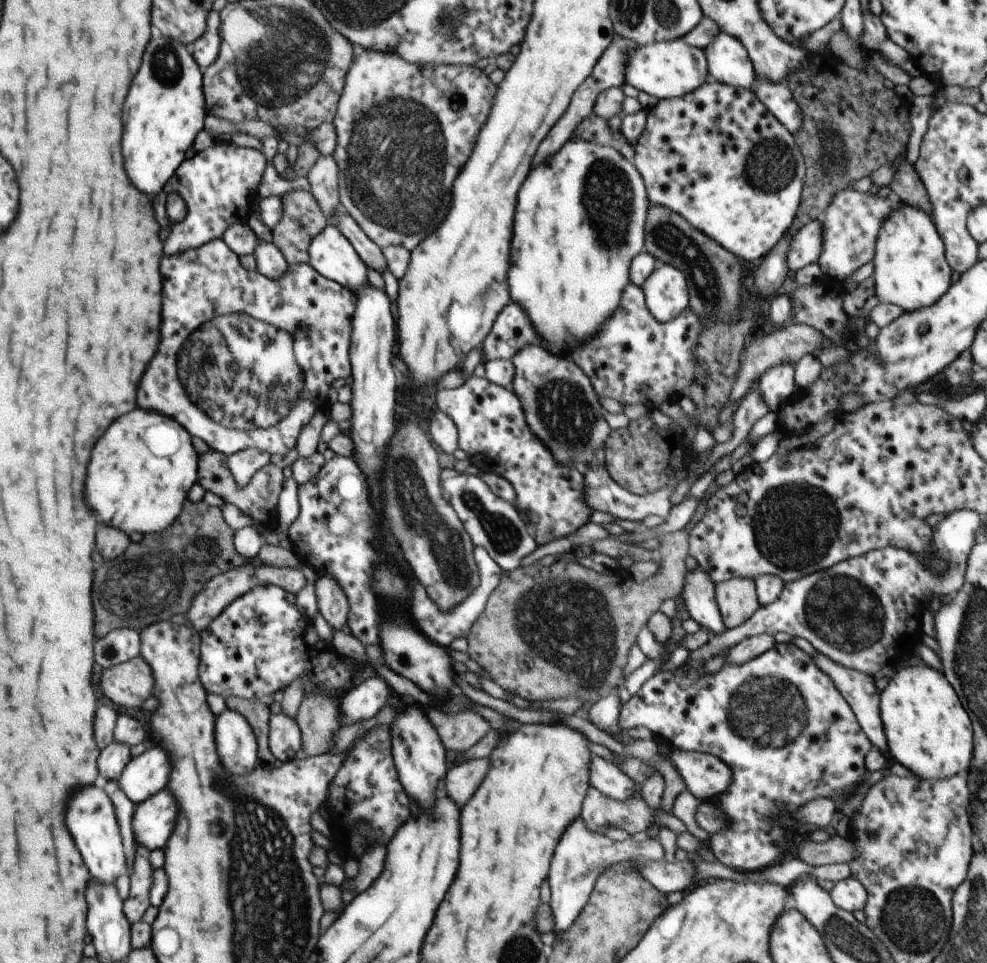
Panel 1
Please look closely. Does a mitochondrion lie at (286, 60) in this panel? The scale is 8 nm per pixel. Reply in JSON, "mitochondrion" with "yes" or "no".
{"mitochondrion":"yes"}

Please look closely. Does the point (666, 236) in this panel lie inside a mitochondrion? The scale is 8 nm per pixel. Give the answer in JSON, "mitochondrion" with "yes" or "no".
{"mitochondrion":"yes"}

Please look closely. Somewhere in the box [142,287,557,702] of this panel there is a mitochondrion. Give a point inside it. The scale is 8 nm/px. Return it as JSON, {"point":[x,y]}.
{"point":[243,383]}

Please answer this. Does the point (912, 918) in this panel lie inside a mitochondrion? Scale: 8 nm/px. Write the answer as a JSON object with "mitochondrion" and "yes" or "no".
{"mitochondrion":"yes"}

